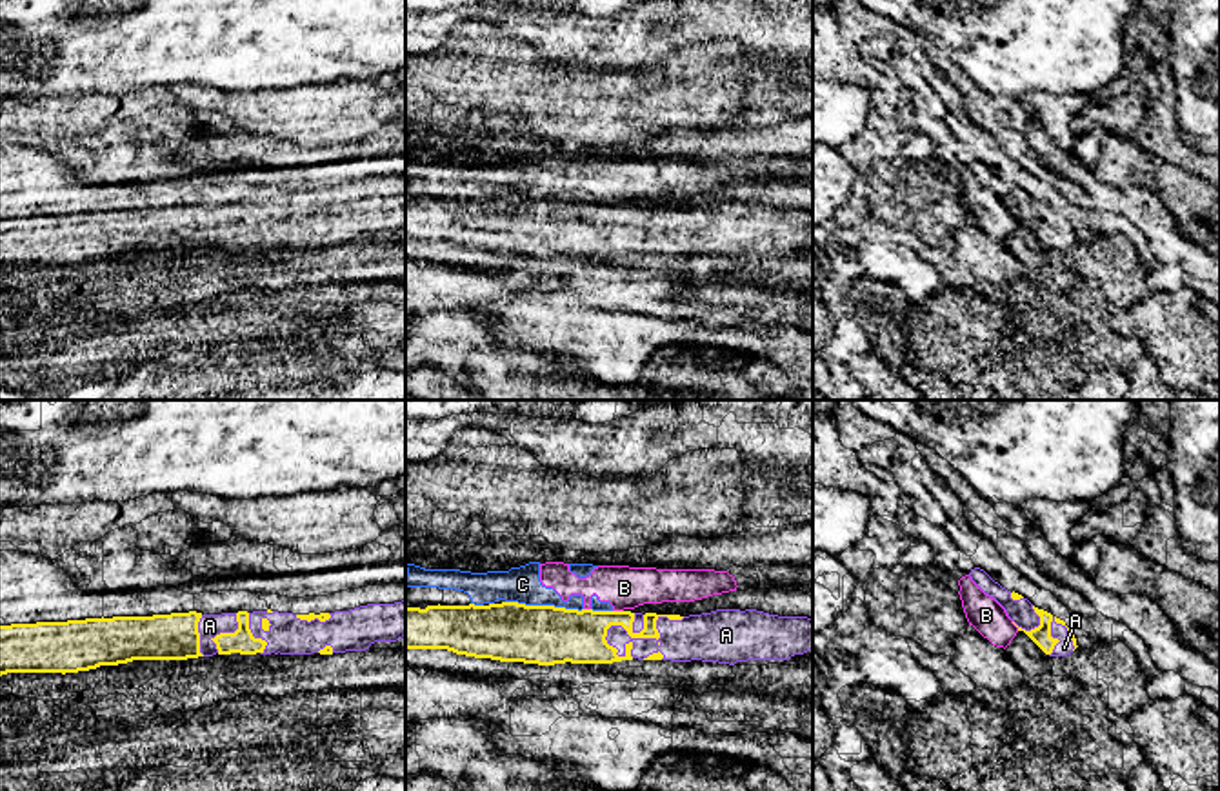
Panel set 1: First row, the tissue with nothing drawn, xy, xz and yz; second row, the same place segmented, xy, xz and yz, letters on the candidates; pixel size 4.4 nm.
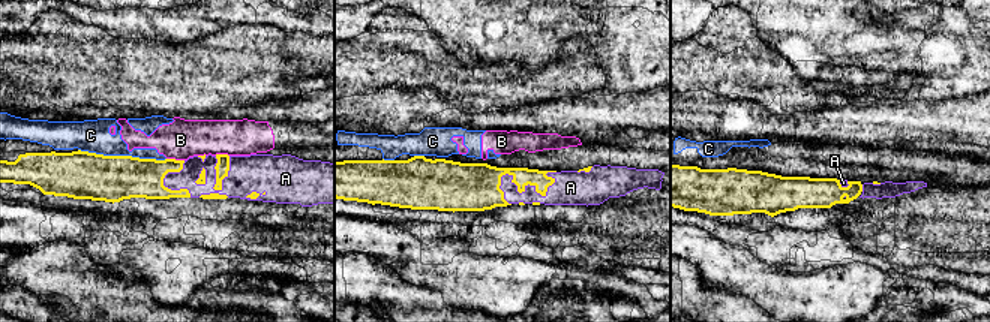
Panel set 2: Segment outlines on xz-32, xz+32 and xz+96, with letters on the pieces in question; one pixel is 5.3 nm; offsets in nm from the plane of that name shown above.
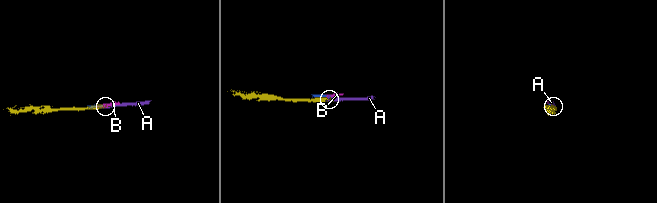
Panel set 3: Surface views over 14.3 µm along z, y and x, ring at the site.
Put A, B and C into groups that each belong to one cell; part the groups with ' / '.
A / B C

